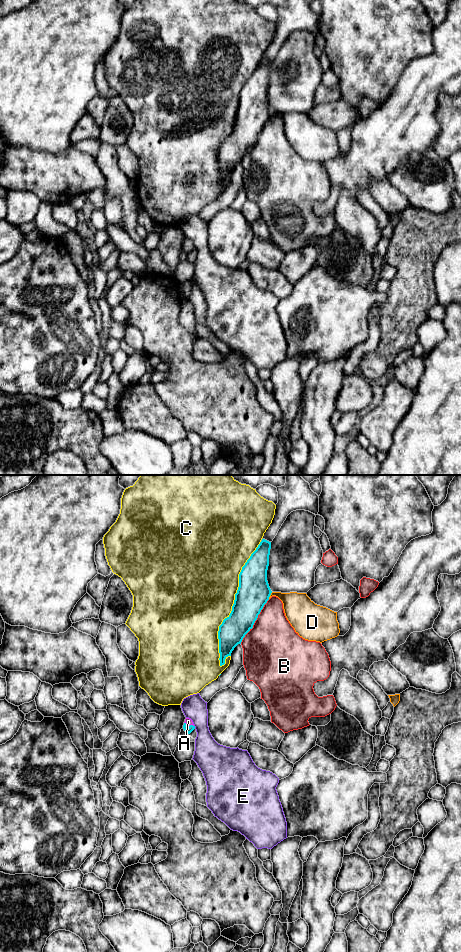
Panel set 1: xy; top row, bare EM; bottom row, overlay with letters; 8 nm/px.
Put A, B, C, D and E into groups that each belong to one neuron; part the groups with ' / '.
A / B / C / D / E

